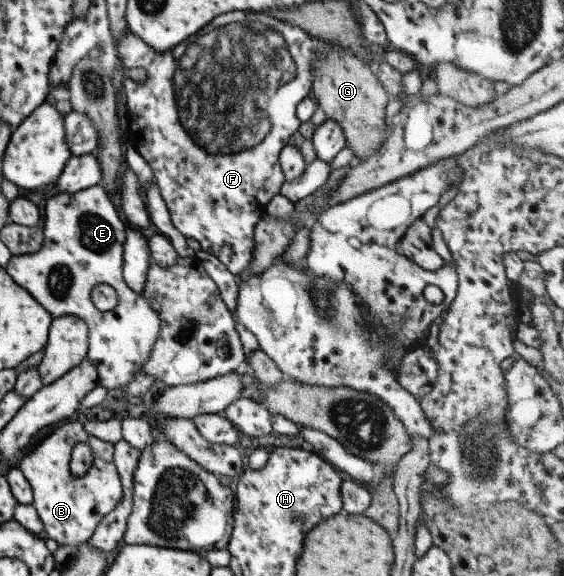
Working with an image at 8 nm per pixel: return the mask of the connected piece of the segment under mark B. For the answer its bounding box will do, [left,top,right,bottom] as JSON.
[19,421,122,545]

